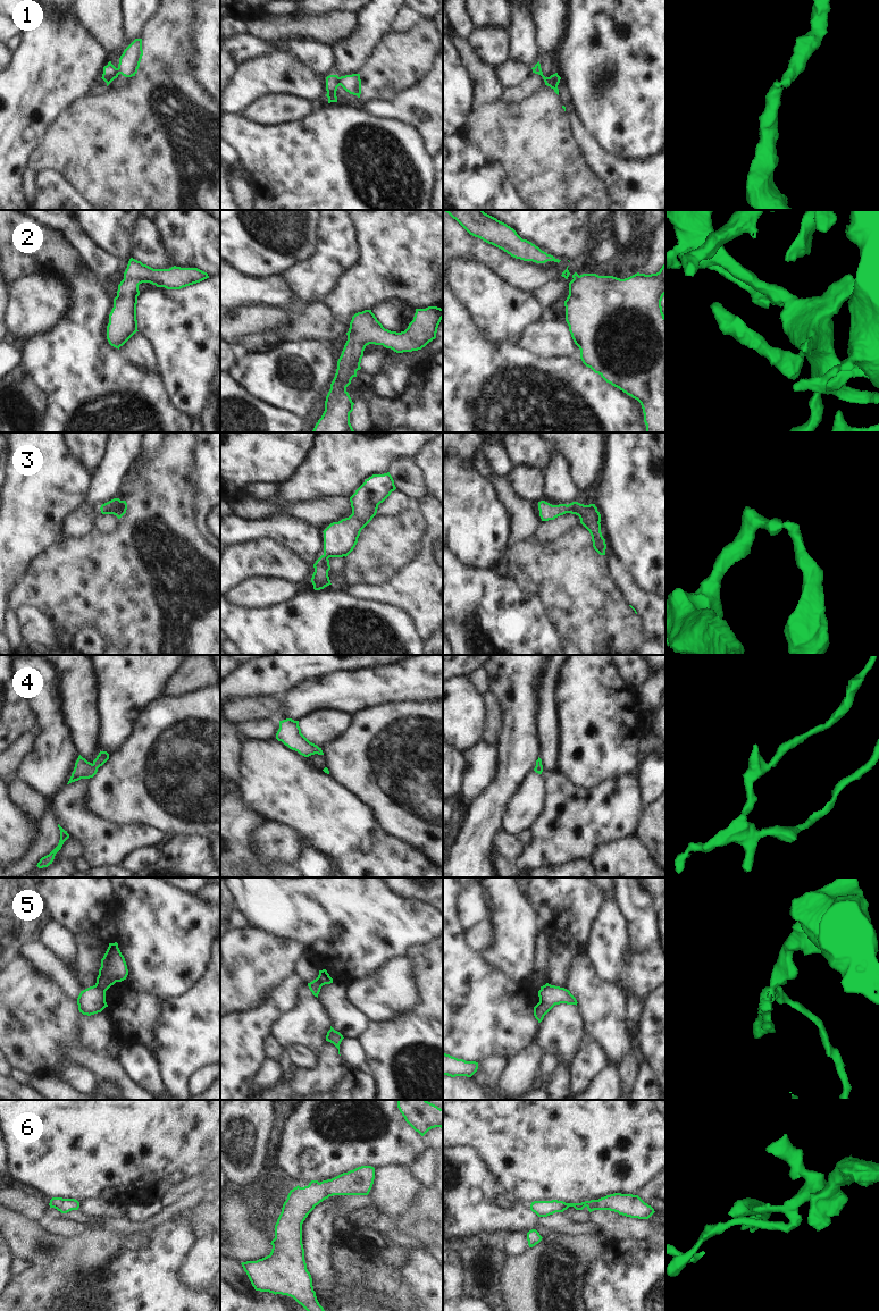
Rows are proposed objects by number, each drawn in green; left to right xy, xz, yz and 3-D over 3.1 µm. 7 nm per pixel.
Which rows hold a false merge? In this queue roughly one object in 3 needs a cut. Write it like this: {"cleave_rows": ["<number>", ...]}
{"cleave_rows": ["1", "5"]}

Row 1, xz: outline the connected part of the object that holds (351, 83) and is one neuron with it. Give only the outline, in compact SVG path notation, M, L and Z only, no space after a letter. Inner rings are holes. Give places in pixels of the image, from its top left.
M360 74L345 75L340 77L341 86L350 94L360 98L361 79Z

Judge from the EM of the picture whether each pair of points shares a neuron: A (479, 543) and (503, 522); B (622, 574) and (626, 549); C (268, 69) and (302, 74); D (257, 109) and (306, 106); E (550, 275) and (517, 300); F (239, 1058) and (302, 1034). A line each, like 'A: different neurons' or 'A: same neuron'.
A: same neuron
B: different neurons
C: same neuron
D: same neuron
E: different neurons
F: different neurons

